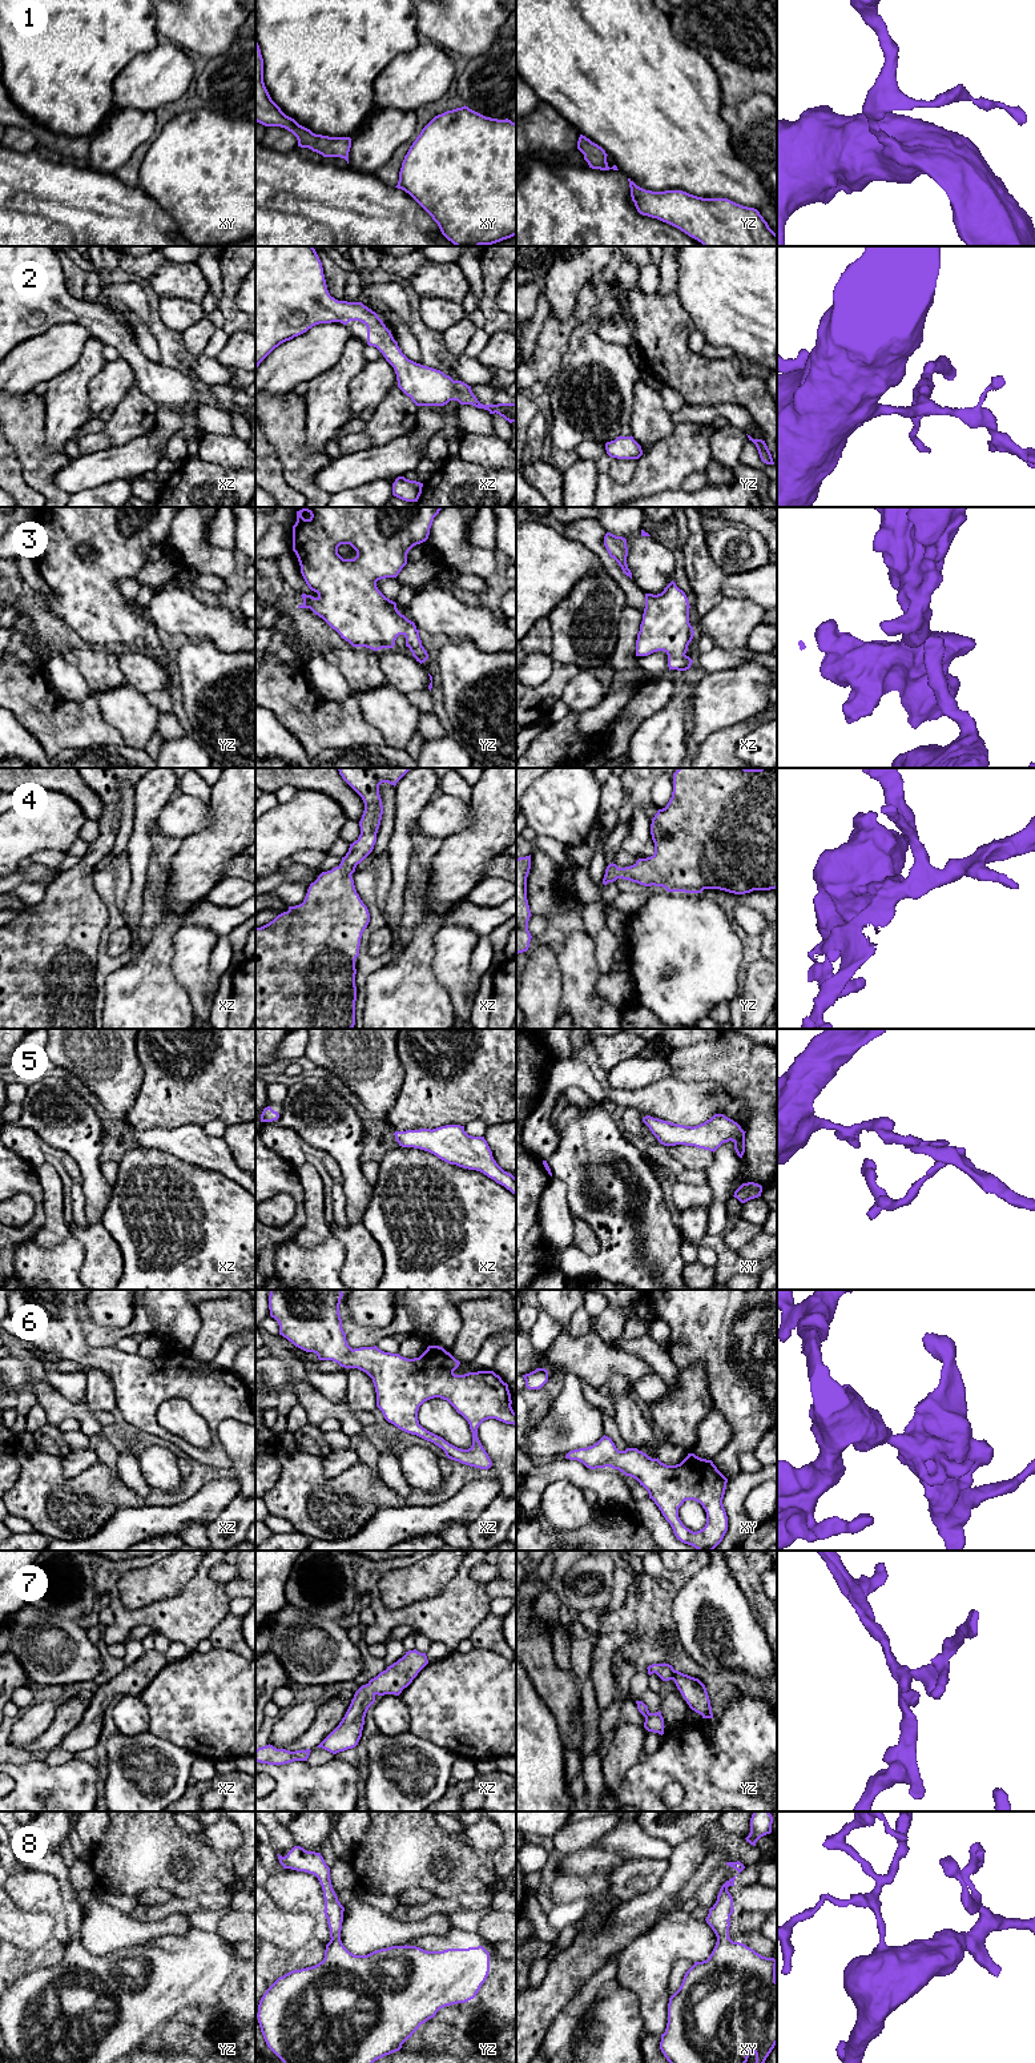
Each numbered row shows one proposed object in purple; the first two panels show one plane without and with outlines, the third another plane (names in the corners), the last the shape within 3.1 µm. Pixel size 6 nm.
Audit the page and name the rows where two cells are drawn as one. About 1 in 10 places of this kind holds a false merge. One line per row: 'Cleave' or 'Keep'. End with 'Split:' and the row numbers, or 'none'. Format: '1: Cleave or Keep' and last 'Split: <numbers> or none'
1: Keep
2: Keep
3: Keep
4: Keep
5: Keep
6: Keep
7: Keep
8: Keep
Split: none

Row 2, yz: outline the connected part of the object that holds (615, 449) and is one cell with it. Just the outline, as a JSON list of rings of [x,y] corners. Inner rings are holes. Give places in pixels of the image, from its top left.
[[[617,437],[615,441],[605,443],[607,454],[617,459],[639,459],[643,455],[641,446],[633,437]]]

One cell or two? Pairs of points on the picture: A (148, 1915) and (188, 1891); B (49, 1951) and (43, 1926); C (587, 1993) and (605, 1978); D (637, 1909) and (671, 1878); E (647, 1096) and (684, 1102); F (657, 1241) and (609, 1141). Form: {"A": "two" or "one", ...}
{"A": "two", "B": "two", "C": "one", "D": "one", "E": "one", "F": "one"}

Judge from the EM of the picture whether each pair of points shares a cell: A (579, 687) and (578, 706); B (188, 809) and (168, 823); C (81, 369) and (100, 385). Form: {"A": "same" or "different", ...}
{"A": "same", "B": "same", "C": "different"}

